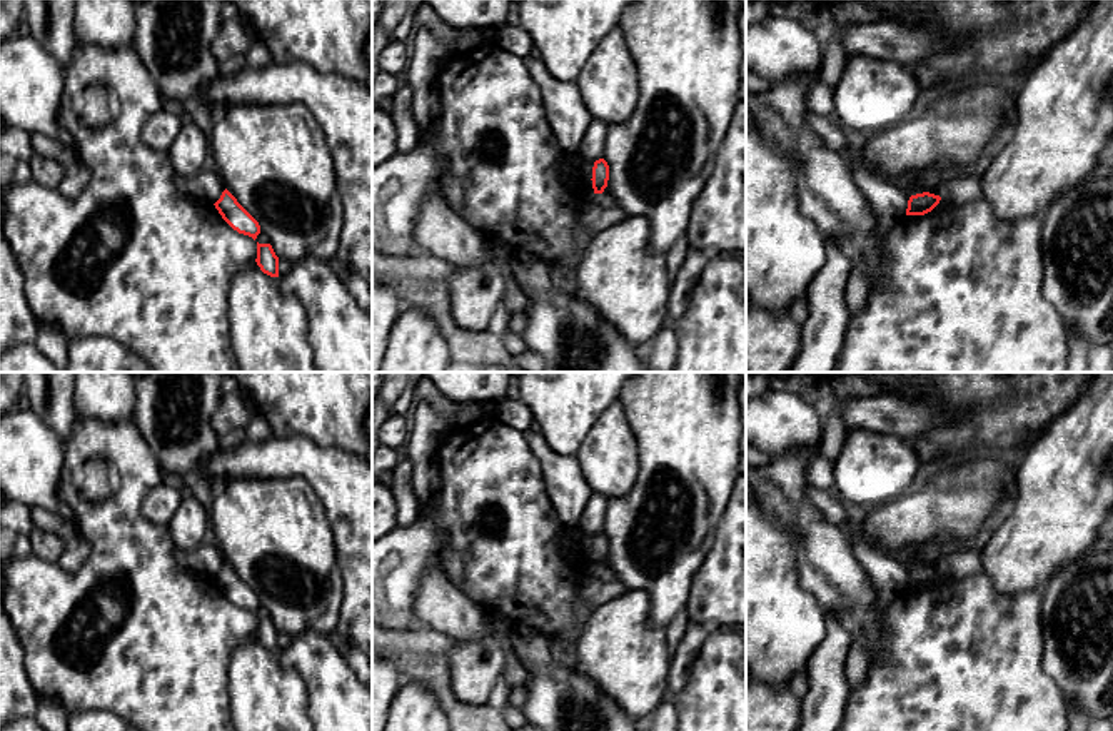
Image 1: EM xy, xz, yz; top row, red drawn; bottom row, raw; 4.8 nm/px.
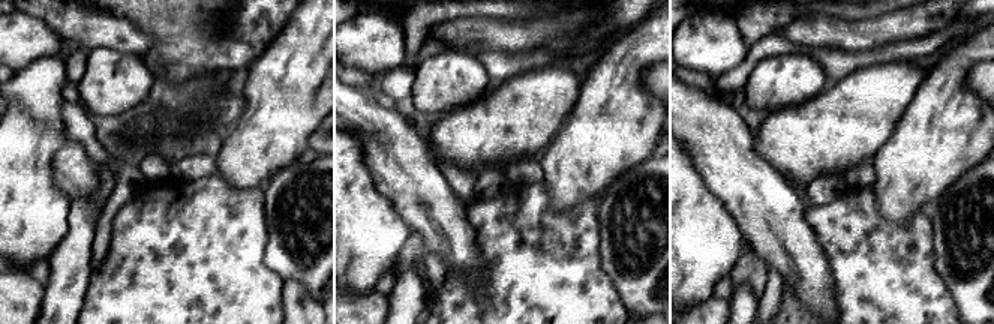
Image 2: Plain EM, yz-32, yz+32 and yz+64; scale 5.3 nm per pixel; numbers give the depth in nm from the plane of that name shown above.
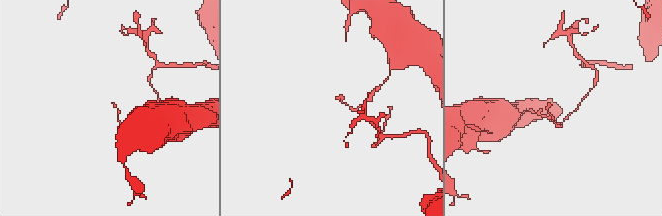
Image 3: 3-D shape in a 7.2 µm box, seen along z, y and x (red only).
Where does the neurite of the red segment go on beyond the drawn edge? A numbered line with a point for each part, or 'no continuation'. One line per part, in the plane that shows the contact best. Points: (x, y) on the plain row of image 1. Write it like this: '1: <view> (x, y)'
no continuation

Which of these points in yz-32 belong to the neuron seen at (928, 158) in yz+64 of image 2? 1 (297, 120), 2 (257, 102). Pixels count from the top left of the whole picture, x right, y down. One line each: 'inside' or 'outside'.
1: inside
2: inside

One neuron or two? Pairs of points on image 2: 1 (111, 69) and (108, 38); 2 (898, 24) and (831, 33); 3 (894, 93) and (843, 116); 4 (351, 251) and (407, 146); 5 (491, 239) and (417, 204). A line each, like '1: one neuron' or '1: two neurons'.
1: two neurons
2: one neuron
3: one neuron
4: two neurons
5: two neurons

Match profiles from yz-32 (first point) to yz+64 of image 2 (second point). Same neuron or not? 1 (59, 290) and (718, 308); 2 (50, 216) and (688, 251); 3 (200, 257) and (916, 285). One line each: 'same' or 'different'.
1: different
2: same
3: same

